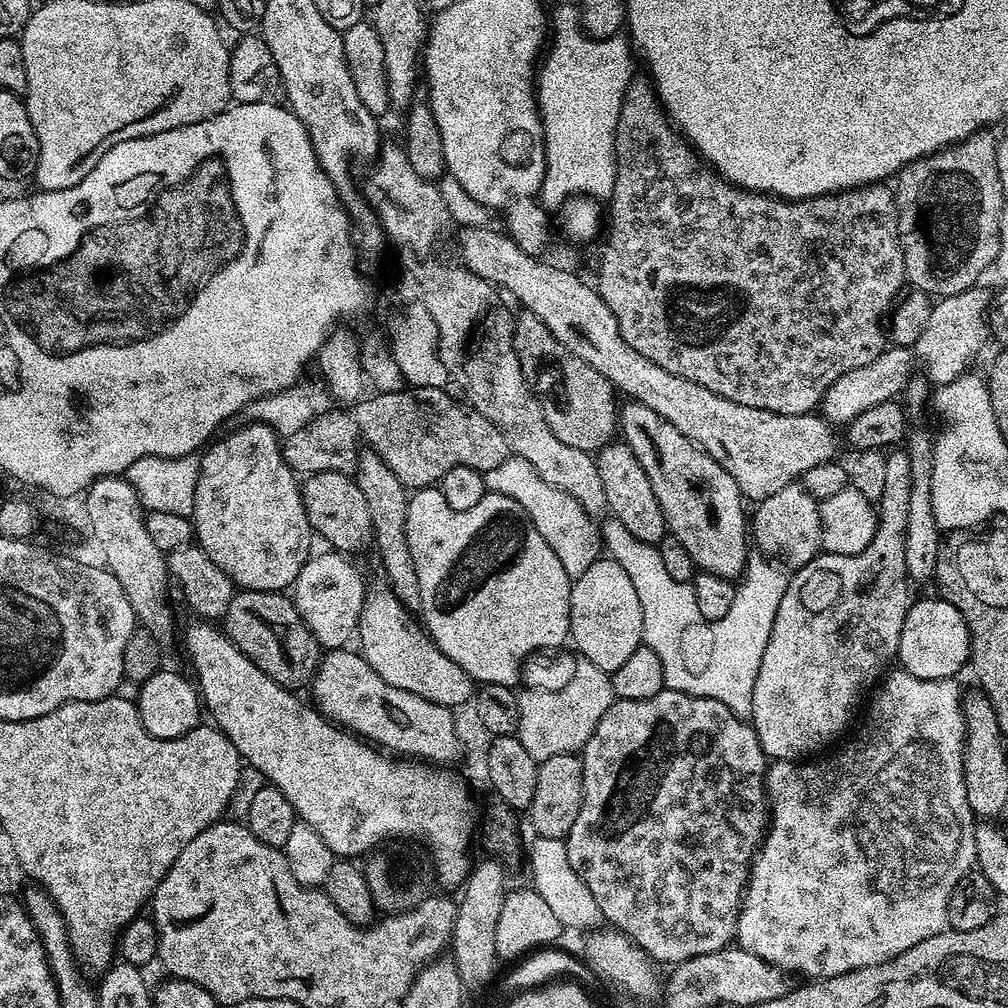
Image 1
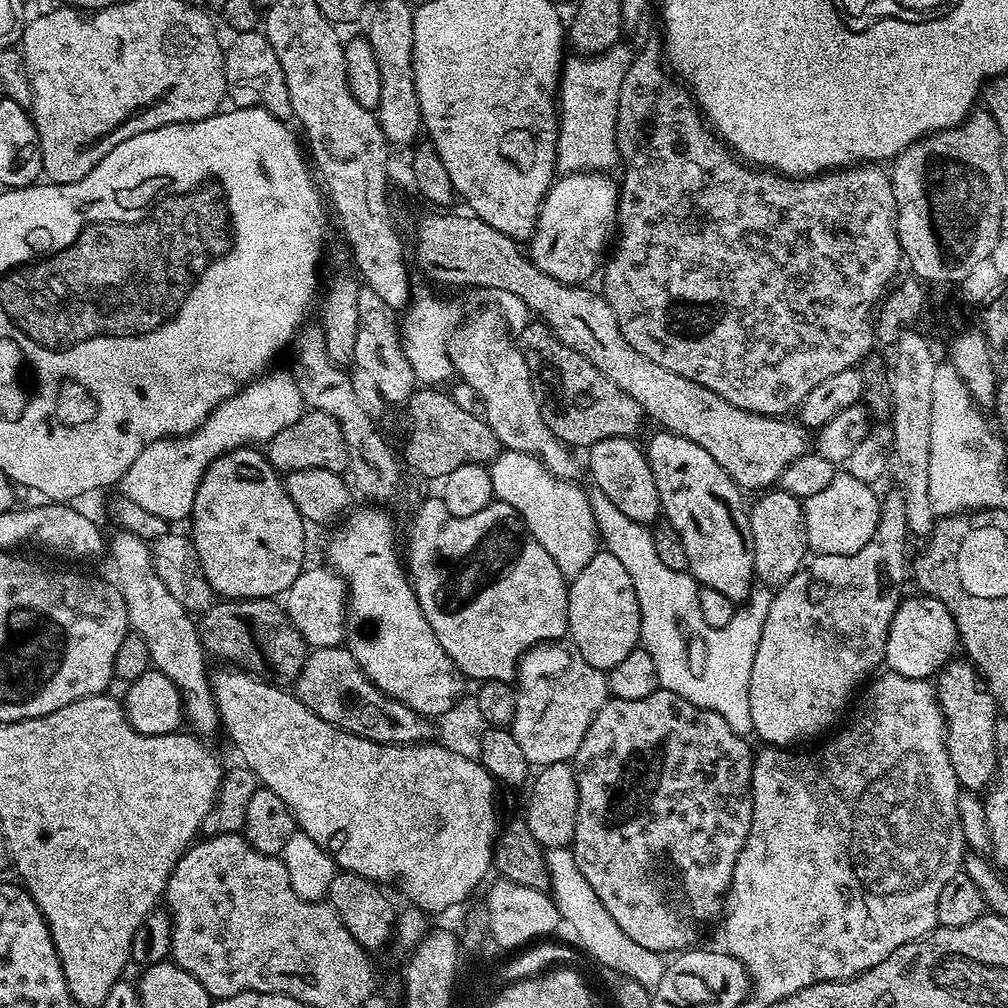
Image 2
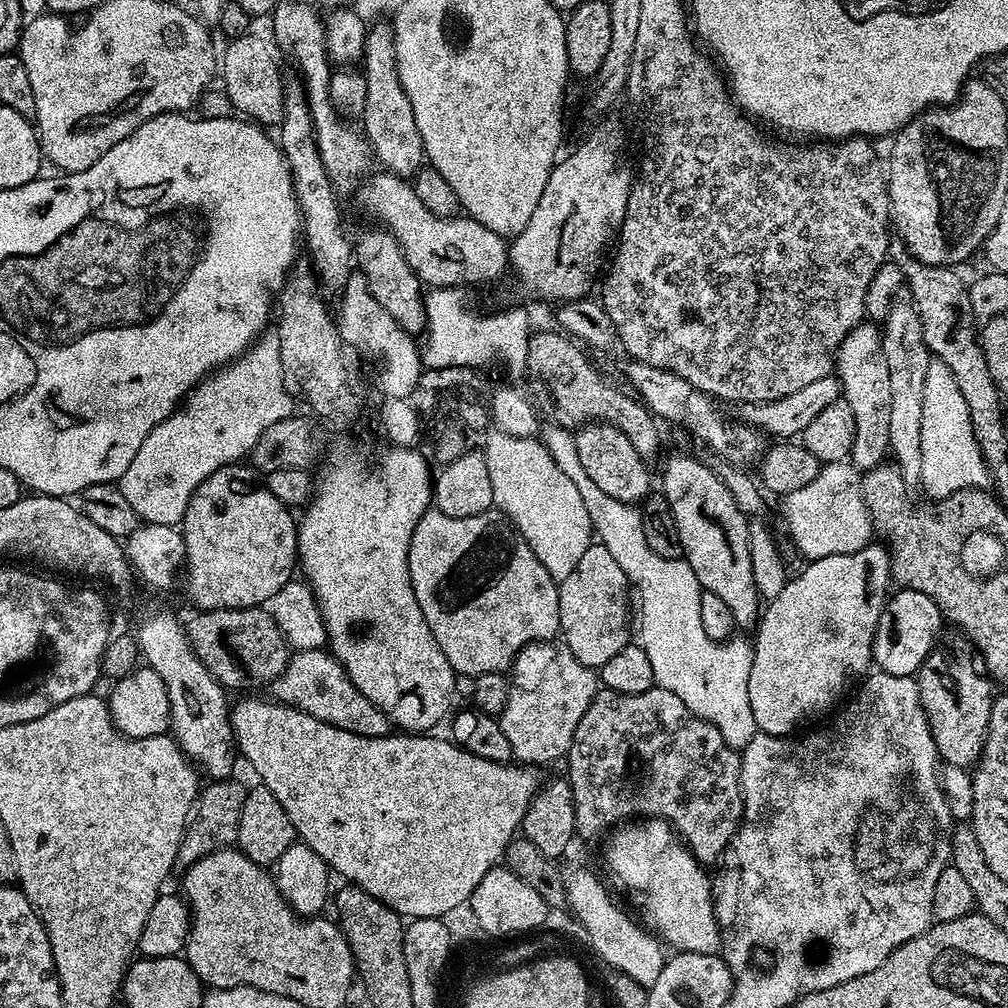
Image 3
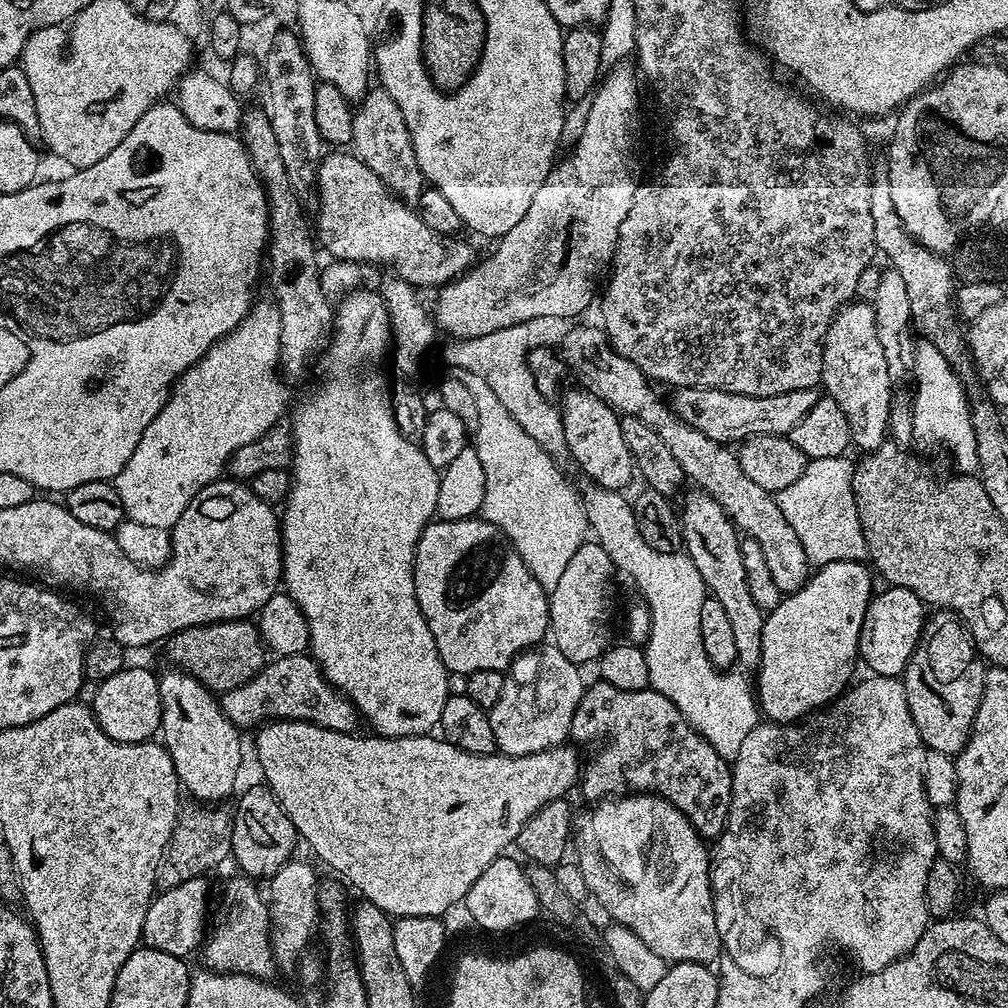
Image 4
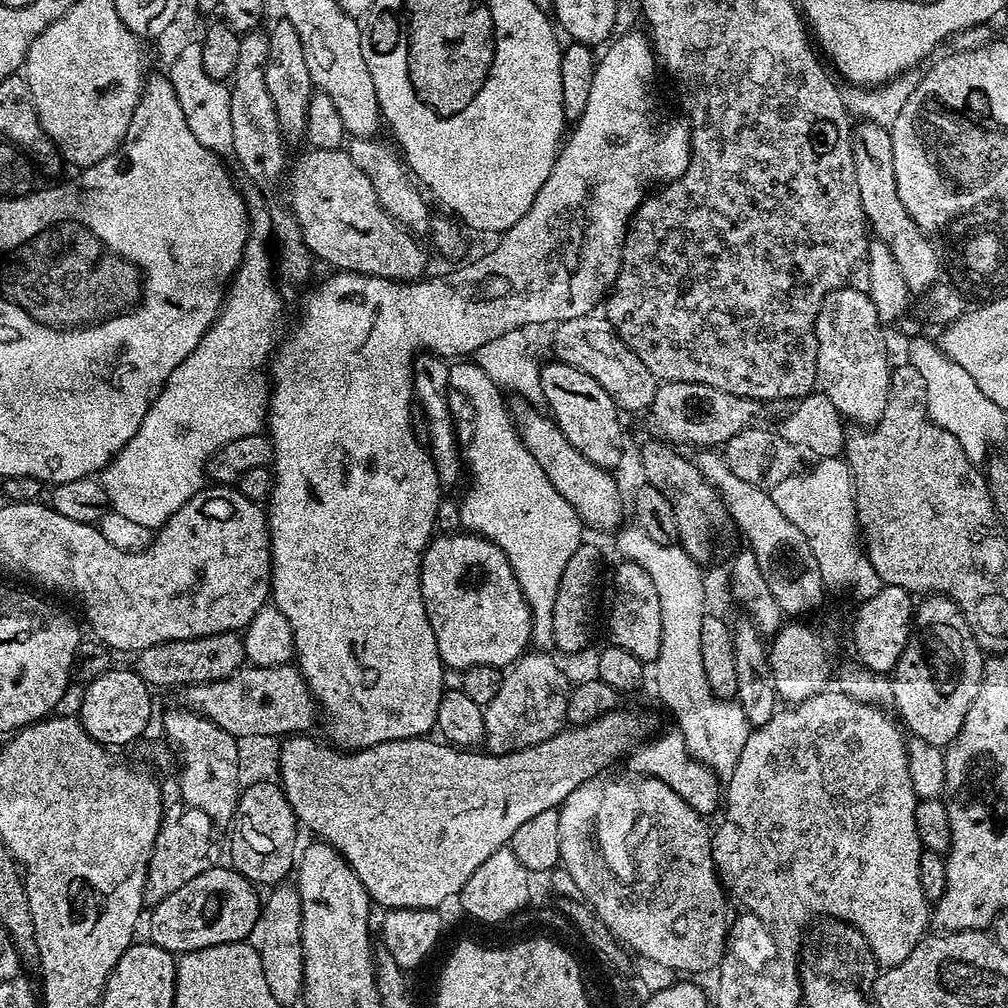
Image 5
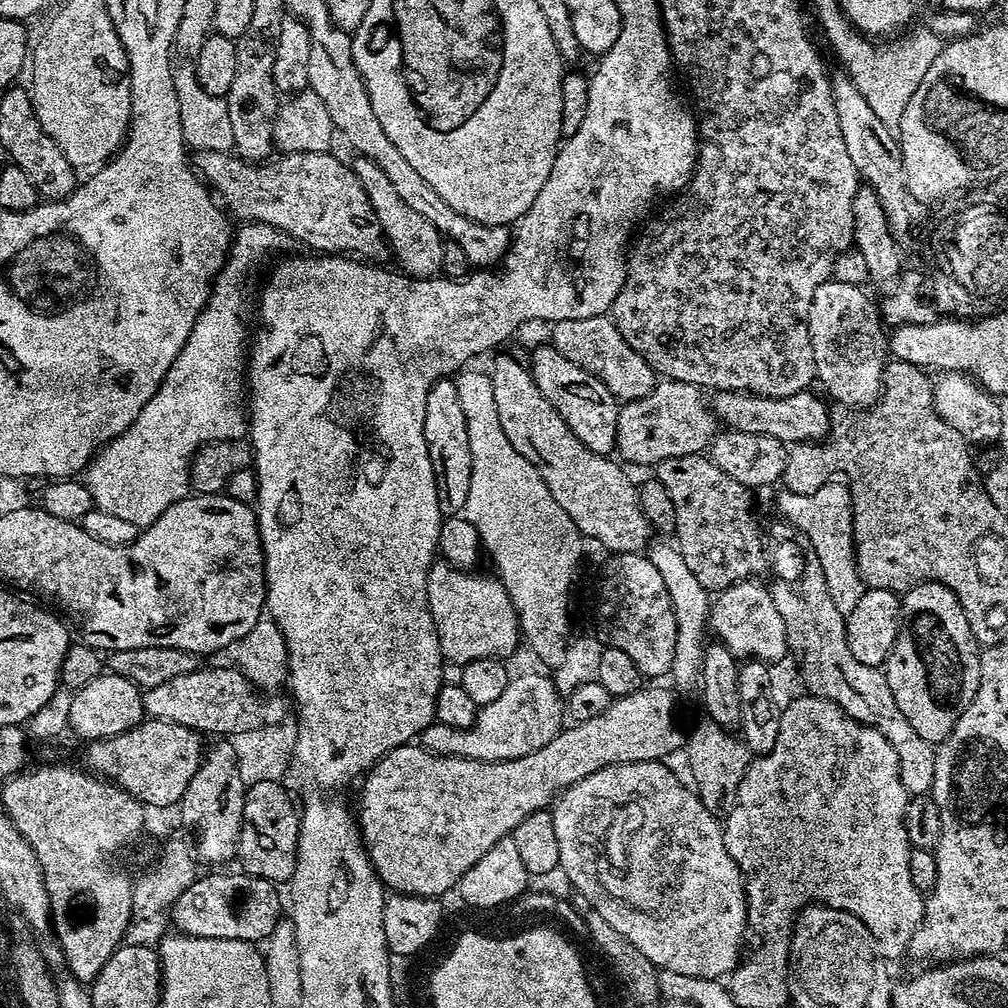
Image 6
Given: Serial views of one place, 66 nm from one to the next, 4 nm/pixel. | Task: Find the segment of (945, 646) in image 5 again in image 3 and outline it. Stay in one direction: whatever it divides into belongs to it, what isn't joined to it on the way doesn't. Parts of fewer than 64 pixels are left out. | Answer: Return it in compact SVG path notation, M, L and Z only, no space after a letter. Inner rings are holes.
M971 647L942 648L930 653L914 679L941 761L968 770L980 759L984 749L994 699L994 681L986 674L984 659Z

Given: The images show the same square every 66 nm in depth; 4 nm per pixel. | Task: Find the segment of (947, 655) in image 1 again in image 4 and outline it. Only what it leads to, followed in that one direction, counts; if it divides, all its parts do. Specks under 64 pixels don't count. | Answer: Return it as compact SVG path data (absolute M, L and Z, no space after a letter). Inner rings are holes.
M891 586L877 591L868 603L866 618L860 635L859 659L868 663L868 672L877 676L899 677L904 667L910 662L918 646L920 636L924 633L926 605L923 600L905 588Z

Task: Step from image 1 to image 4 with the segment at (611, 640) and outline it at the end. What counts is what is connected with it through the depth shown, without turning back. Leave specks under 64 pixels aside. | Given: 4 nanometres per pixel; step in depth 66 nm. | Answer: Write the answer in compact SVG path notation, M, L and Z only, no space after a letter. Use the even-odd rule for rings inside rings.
M585 540L570 558L557 585L549 591L549 629L553 645L578 666L597 661L609 647L614 575L616 569L606 550L595 540Z

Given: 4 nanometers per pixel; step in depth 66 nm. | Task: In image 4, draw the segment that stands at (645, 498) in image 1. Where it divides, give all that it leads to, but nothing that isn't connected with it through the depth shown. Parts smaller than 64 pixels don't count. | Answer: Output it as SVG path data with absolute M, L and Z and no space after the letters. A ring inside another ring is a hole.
M587 387L567 388L563 389L559 397L558 407L562 430L566 430L568 456L576 459L577 466L588 475L585 477L591 483L602 488L627 489L627 484L632 480L632 472L634 476L634 461L630 446L626 446L626 438L622 434L621 417L595 391Z

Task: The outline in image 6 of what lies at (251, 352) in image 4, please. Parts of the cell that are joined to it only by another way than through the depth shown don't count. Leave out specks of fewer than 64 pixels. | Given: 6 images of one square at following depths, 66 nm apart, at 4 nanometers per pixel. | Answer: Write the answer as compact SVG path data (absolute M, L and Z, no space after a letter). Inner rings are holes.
M245 220L239 227L235 229L222 270L212 283L212 292L208 296L206 306L198 314L198 318L190 330L190 336L186 338L186 342L182 346L180 353L174 358L170 370L166 370L166 374L162 378L162 382L156 392L153 393L150 400L142 406L142 410L138 410L138 418L134 418L134 422L131 426L129 426L121 436L115 436L109 444L105 444L104 447L89 460L88 467L85 468L82 473L82 482L90 490L90 498L95 507L102 509L106 514L114 514L117 518L124 519L125 522L134 522L134 526L138 526L142 530L151 526L166 509L170 506L174 506L174 502L178 502L183 496L189 495L192 458L195 456L197 448L205 444L210 444L213 440L243 440L248 435L248 413L246 411L246 400L242 395L246 388L246 332L244 336L244 320L240 317L244 312L244 283L247 282L248 275L267 258L268 251L276 244L278 233L274 226L270 226L266 222L258 222L257 220Z

